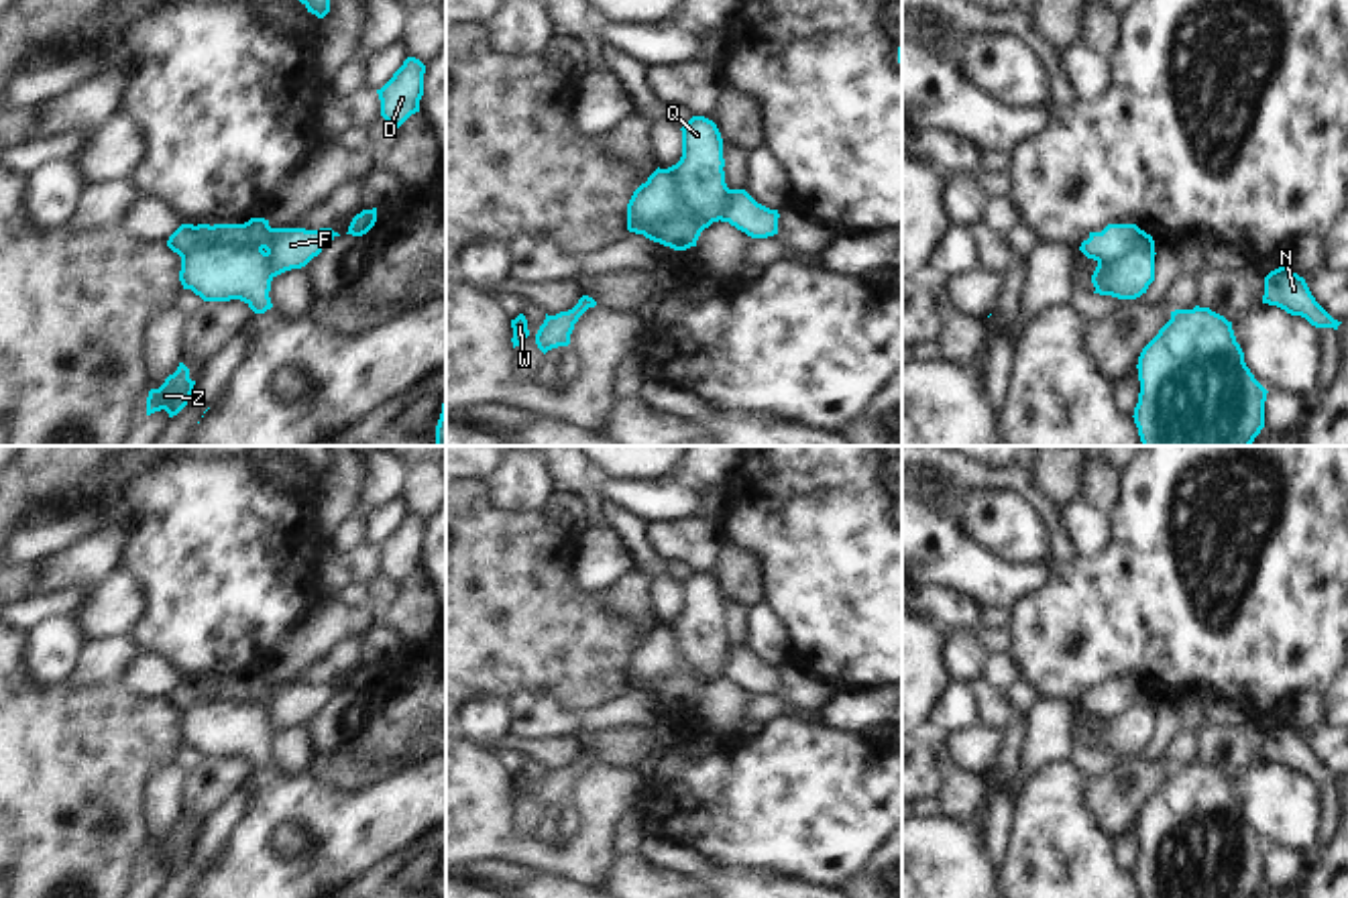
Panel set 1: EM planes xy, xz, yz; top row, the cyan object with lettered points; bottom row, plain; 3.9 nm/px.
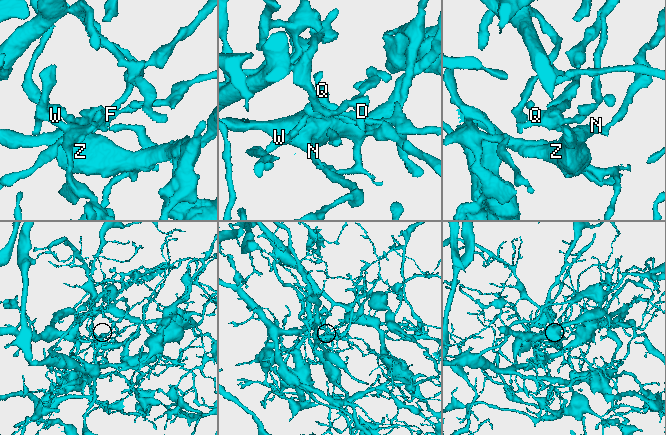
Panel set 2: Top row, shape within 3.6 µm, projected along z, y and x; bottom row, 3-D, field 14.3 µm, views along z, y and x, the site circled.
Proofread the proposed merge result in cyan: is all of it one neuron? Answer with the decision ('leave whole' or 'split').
split

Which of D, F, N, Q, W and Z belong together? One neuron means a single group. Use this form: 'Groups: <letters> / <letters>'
Groups: D N Q W Z / F

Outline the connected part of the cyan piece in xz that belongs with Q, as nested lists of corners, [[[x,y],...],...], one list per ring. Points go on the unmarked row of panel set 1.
[[[692,572],[680,586],[682,613],[668,623],[668,629],[686,664],[682,670],[658,676],[656,690],[645,692],[674,707],[696,703],[700,688],[719,678],[729,652],[723,595],[717,580],[705,572]]]

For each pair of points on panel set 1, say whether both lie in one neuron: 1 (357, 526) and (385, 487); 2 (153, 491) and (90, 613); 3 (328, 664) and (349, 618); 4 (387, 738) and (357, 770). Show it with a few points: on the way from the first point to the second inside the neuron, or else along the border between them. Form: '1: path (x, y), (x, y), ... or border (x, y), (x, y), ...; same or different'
1: path (359, 516), (375, 497); same
2: border (121, 565), (139, 583), (143, 609); different
3: border (361, 632), (351, 632), (336, 640), (302, 672); different
4: border (347, 742), (365, 762), (379, 762), (396, 770); different

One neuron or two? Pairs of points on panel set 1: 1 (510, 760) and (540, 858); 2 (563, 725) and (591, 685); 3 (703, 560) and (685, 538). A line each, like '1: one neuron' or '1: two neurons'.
1: two neurons
2: two neurons
3: one neuron

